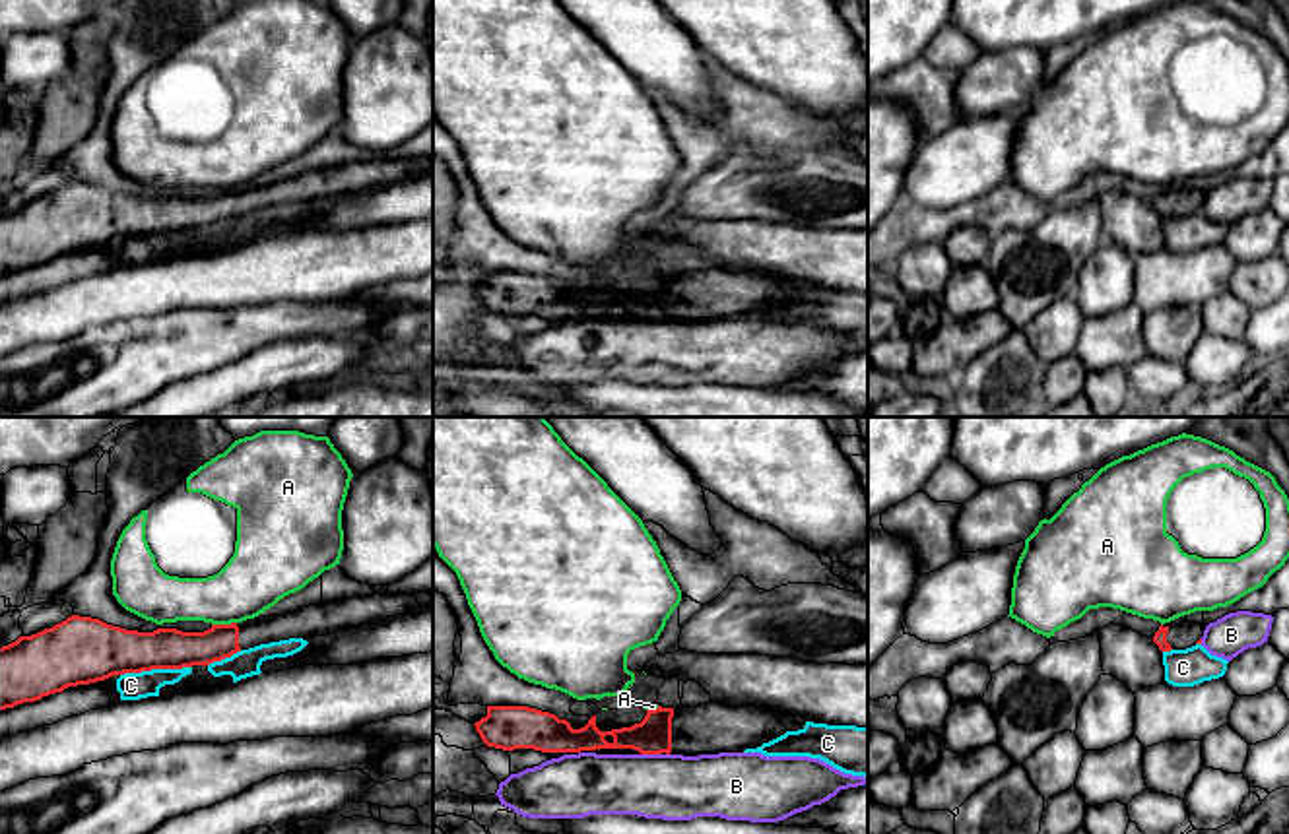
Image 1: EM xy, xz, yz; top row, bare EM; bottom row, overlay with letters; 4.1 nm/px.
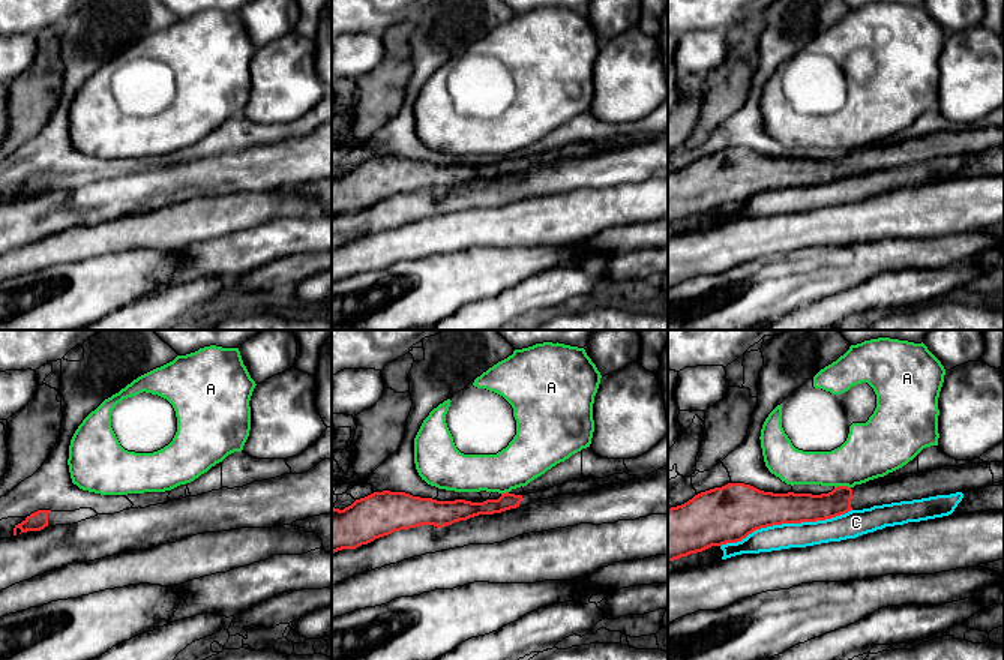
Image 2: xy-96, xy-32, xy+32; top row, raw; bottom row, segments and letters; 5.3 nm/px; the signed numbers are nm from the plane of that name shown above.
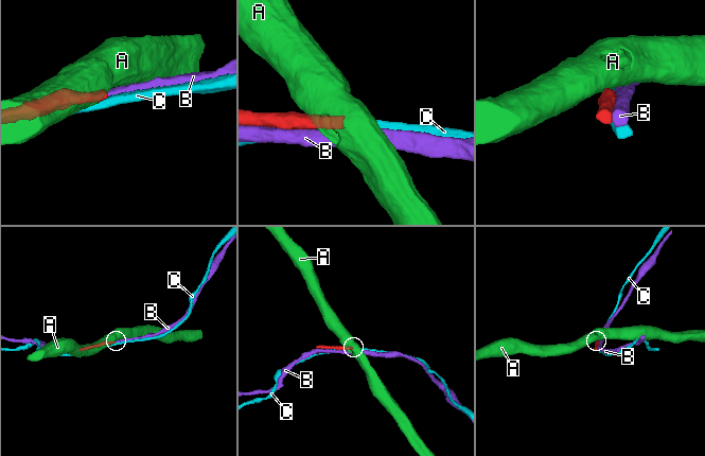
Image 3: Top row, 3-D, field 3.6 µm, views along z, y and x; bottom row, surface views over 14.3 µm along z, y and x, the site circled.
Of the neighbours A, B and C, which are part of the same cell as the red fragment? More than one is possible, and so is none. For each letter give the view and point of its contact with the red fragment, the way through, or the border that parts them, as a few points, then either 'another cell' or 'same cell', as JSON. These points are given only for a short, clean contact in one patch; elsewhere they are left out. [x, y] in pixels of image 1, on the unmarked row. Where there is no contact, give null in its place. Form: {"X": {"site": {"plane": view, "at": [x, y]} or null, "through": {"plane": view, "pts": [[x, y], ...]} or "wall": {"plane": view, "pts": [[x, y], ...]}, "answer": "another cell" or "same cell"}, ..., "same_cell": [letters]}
{"A": {"site": {"plane": "xy", "at": [224, 191]}, "wall": {"plane": "xy", "pts": [[235, 187], [212, 191]]}, "answer": "another cell"}, "B": {"site": {"plane": "xz", "at": [651, 319]}, "answer": "another cell"}, "C": {"site": {"plane": "xy", "at": [156, 233]}, "answer": "another cell"}, "same_cell": []}

